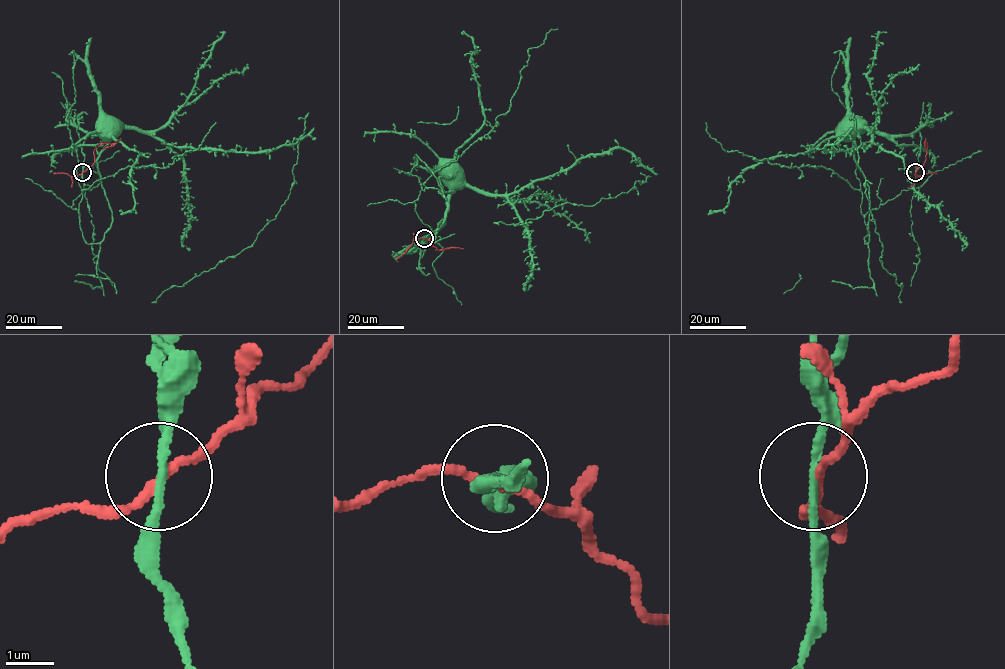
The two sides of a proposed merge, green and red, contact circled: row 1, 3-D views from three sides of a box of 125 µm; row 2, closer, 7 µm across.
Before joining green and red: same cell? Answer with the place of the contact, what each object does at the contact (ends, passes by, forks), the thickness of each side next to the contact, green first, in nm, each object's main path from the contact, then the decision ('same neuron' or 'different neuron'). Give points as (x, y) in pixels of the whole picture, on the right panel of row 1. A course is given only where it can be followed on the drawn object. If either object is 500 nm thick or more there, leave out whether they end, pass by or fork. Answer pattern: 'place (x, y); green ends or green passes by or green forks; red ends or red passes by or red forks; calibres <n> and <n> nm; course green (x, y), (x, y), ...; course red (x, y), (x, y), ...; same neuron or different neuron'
place (915, 172); green passes by; red passes by; calibres 160 and 160 nm; course green (915, 172), (921, 147), (898, 145), (868, 129), (841, 126); course red (915, 172), (926, 159), (926, 149); different neuron

